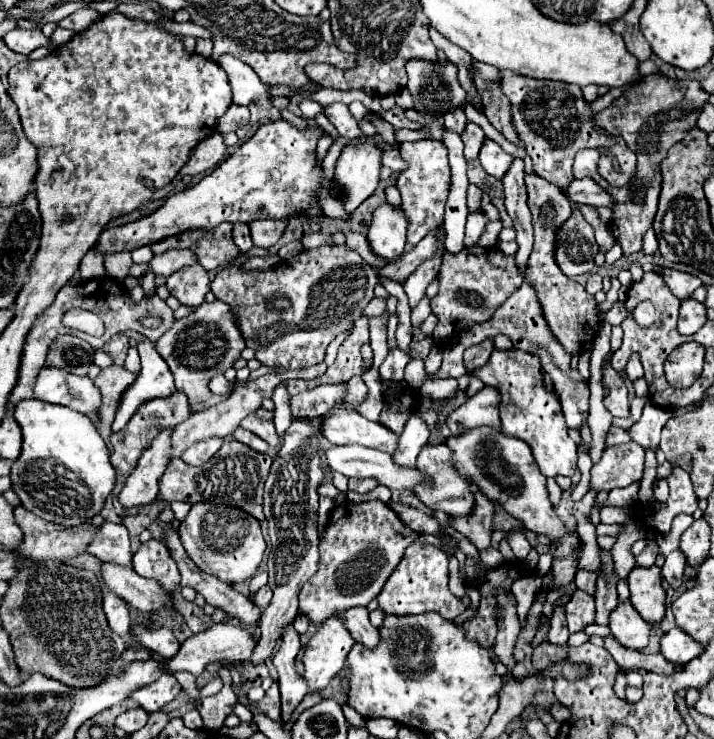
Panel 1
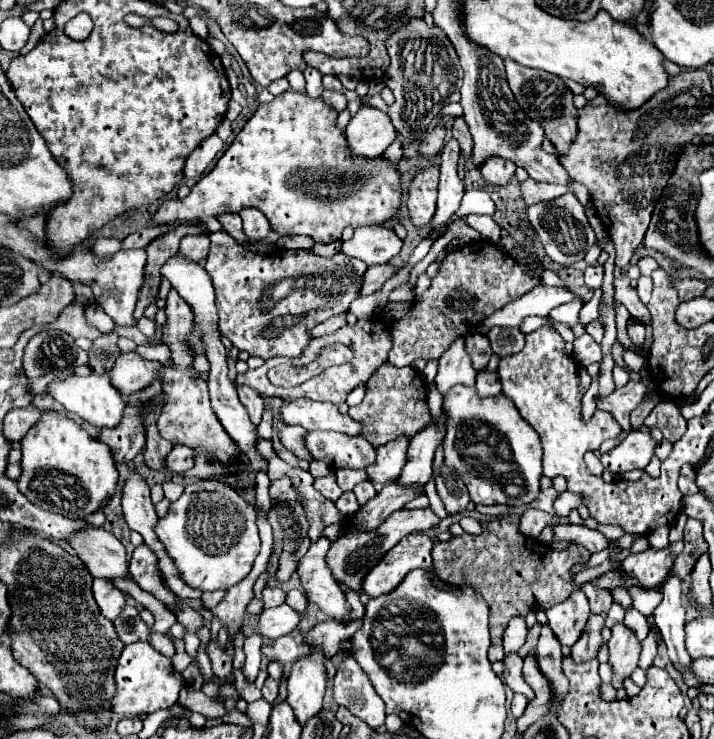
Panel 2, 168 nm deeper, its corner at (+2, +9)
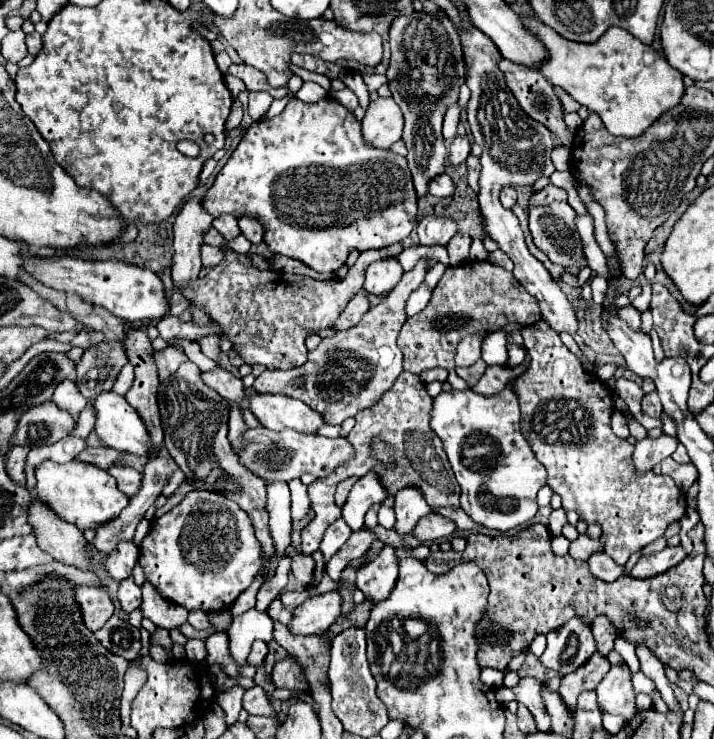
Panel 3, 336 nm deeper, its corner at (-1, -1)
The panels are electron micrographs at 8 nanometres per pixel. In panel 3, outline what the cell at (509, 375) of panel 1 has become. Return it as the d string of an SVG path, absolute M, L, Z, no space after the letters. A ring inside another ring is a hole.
M525 326L521 330L523 344L531 358L529 368L517 378L517 396L521 404L521 434L533 448L537 460L547 470L547 484L555 494L563 498L565 510L575 510L587 524L599 522L603 528L605 538L605 554L609 554L617 564L625 564L627 558L647 546L649 542L661 538L671 522L681 520L687 510L685 494L675 486L671 476L657 476L657 474L637 474L633 470L633 446L617 438L611 430L611 414L613 414L613 392L607 388L605 382L599 382L593 374L581 368L579 358L567 350L561 342L557 332L553 330L535 330ZM577 408L583 410L583 420L577 428L571 428L577 422L575 412Z

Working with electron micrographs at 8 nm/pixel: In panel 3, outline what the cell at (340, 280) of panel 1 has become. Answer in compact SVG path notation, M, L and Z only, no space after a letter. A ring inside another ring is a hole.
M403 244L361 252L343 280L323 282L297 274L257 270L247 254L237 254L225 246L221 250L225 252L225 260L211 268L205 278L187 282L183 296L201 306L211 320L225 330L225 336L247 364L263 364L269 370L289 370L307 362L305 338L329 328L347 302L363 288L367 266L381 258L397 258Z

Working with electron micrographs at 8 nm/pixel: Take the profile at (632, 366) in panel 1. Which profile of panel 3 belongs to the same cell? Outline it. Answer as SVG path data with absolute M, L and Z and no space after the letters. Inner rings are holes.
M629 304L629 306L625 306L625 308L621 308L621 318L629 324L629 328L633 328L633 330L639 330L641 328L641 314Z

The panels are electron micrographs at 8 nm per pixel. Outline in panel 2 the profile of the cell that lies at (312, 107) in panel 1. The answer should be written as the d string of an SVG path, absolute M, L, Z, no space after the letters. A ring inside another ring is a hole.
M290 72L286 78L288 78L290 88L294 92L306 92L306 80L304 80L304 74L302 72Z

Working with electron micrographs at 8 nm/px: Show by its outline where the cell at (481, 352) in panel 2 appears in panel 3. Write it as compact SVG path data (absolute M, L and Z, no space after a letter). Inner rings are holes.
M479 360L479 362L475 362L473 366L469 366L469 368L457 368L455 372L457 372L459 378L463 378L465 382L469 382L469 384L473 386L473 384L479 382L481 374L485 372L485 368L487 368L487 364L485 364L483 360Z

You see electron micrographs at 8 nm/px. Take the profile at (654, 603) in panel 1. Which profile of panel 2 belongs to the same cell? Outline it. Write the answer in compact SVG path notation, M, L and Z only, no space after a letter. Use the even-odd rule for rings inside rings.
M646 550L646 552L640 552L640 554L630 554L622 568L624 572L638 580L638 584L646 590L650 588L658 588L664 578L668 576L670 572L670 552L666 550Z

